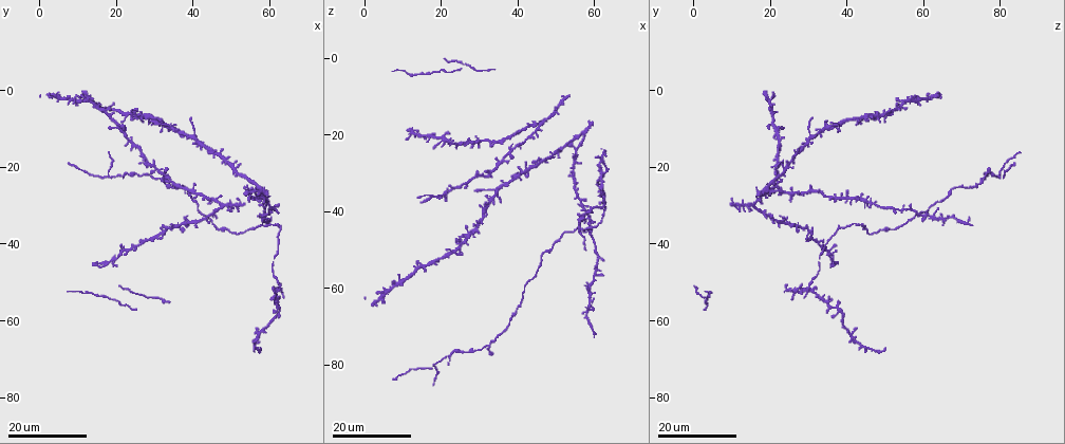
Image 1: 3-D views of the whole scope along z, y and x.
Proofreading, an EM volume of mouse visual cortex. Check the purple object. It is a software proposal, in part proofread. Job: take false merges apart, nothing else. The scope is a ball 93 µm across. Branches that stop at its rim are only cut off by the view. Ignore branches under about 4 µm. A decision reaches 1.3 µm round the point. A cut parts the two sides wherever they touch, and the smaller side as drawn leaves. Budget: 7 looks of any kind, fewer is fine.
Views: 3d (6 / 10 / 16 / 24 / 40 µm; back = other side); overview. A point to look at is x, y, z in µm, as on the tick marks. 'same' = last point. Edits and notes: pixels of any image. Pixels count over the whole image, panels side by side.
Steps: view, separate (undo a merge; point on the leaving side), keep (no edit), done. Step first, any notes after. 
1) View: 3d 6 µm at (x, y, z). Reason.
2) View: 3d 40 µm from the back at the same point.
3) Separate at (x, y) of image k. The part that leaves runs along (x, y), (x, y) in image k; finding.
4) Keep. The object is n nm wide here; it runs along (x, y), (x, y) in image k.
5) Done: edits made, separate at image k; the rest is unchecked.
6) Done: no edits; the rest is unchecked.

View: 3d 24 µm at (17.5, 22.5, 80.0). Three arms meet.

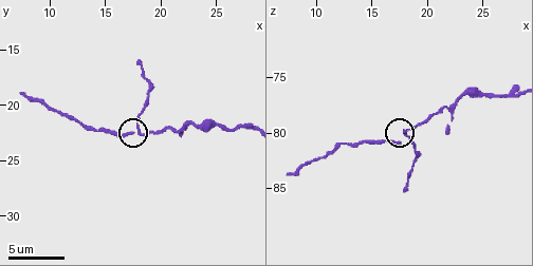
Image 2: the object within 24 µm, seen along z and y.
View: 3d 10 µm at (18.0, 22.2, 80.0). Zoom in.

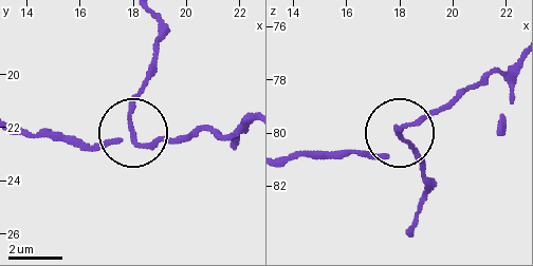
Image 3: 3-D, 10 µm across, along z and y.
Separate at (135, 106) of image 3. The side arm is 10 µm long; the part that leaves runs along (138, 143), (130, 103), (151, 63), (158, 36), (153, 18) in image 3; a second neuron is stuck on.

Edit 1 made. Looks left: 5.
View: 3d 24 µm at (34.0, 9.5, 35.5). Looks like a crossing.

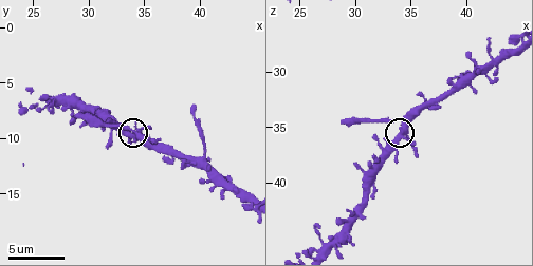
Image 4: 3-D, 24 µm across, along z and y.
View: 3d 6 µm at (34.2, 9.2, 35.4). Closer look.

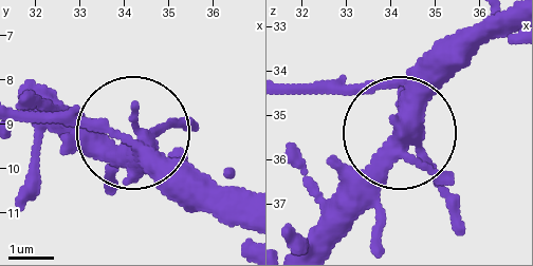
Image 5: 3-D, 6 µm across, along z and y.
View: 3d 6 µm from the back at (34.45, 9.30, 35.25).

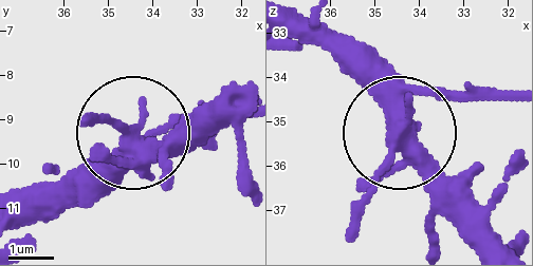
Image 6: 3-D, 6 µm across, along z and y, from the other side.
Keep. The side arm is 6 µm long; one neuron here.

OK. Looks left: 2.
View: 3d 24 µm at (40.0, 12.0, 30.5). Four or more arms meet.

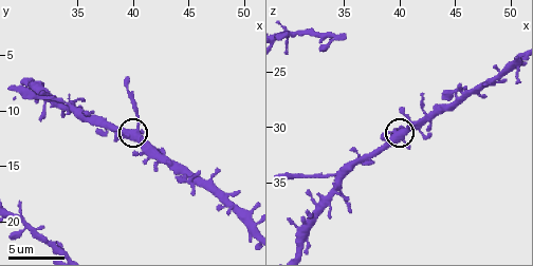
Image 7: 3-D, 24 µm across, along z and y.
View: 3d 6 µm at the same point.

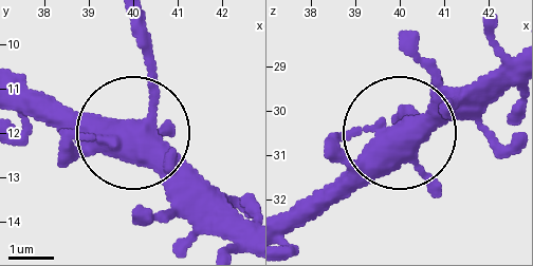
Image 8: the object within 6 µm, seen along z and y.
Keep. The object is 390 nm wide here; it runs along (243, 242), (142, 139), (152, 94), (142, 26) in image 8; all the same neuron.

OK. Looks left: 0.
Done: edits made, separate at image 3; the rest is unchecked.

